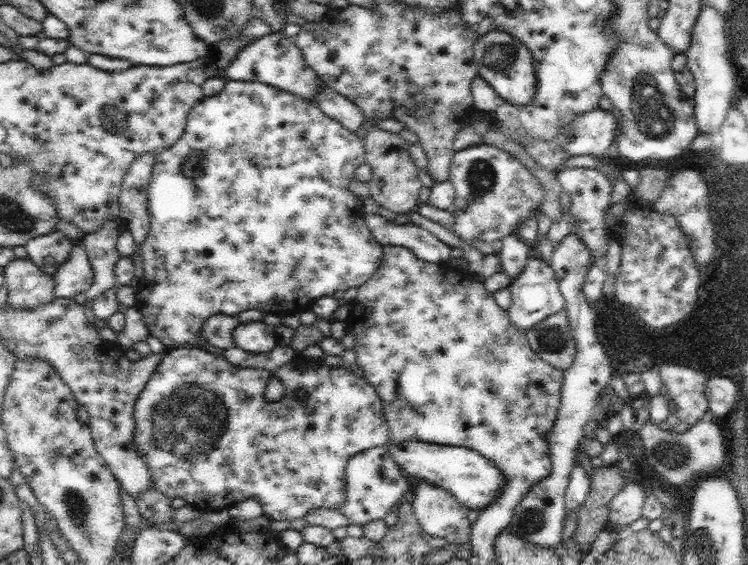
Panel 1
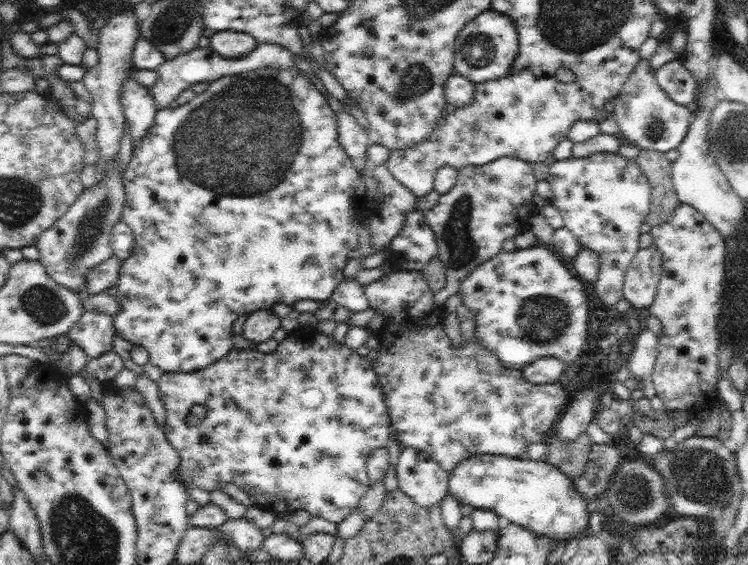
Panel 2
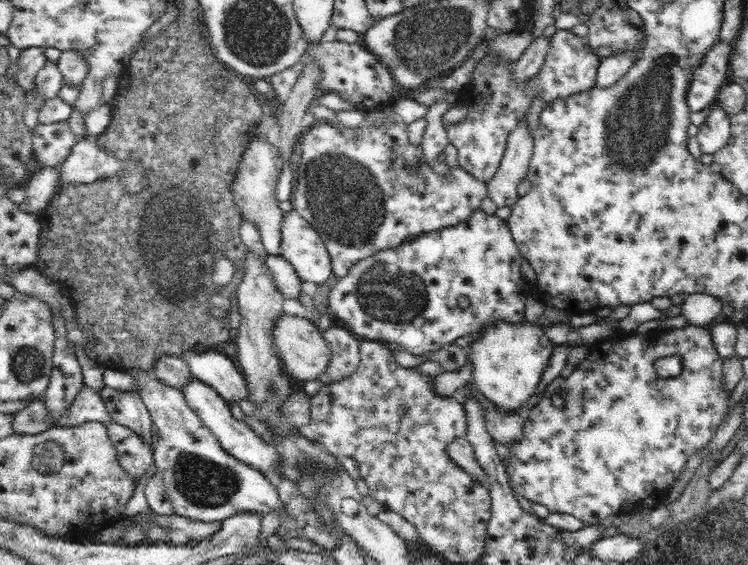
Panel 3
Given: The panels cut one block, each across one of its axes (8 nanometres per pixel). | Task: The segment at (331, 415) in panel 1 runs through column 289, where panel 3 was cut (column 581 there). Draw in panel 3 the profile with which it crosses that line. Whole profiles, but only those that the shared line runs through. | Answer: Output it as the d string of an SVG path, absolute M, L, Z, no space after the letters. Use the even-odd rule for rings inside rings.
M686 326L686 328L676 328L676 330L650 330L646 334L634 334L634 336L608 336L608 338L600 338L596 344L588 346L588 354L586 358L578 364L578 368L568 376L568 378L556 378L552 384L546 386L546 390L540 394L542 400L538 406L534 406L528 414L526 414L526 428L524 428L524 438L514 444L510 448L510 466L508 476L510 476L510 486L514 488L516 494L526 496L532 504L542 504L550 510L550 514L558 512L558 514L572 514L576 516L580 522L588 524L588 526L600 526L608 516L620 516L620 514L638 514L644 510L654 510L660 504L664 504L664 500L670 494L670 488L674 486L676 478L682 474L686 462L694 456L700 454L702 448L712 440L712 436L720 430L720 424L726 424L728 412L730 412L730 396L732 392L728 392L724 388L722 382L722 372L724 372L724 358L718 354L714 342L712 342L712 334L708 332L708 328L702 326ZM666 356L680 356L682 360L682 374L674 376L674 378L660 378L656 374L656 360L666 358ZM556 390L562 390L566 394L564 404L562 406L554 406L552 404L552 394L556 394Z

